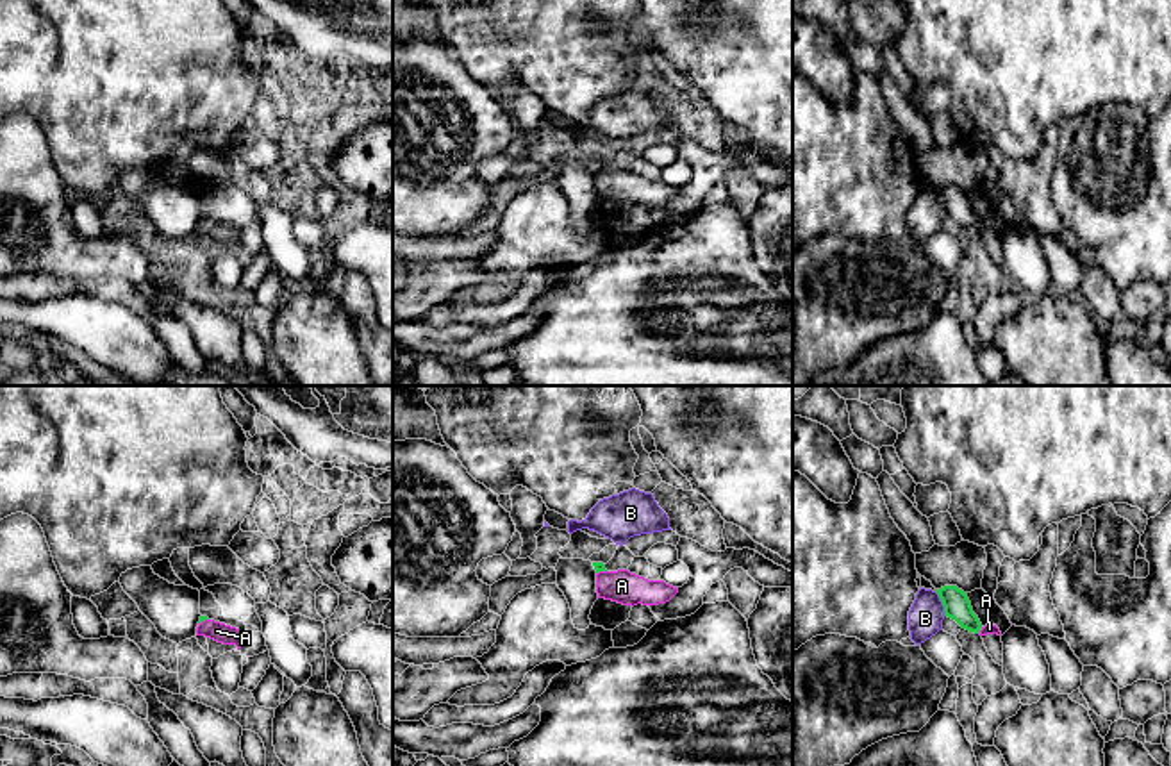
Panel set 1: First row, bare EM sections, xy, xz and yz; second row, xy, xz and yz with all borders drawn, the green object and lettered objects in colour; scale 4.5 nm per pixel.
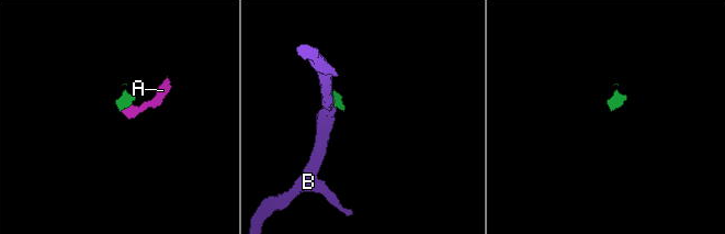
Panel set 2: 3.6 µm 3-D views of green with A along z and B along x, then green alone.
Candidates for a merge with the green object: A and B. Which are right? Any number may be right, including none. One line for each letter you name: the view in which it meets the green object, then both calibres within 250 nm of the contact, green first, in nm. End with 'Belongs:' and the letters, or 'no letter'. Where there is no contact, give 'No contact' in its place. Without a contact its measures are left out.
A: Touches green in xy. Thickness 30 nm (green) against 90 nm
Belongs: A

